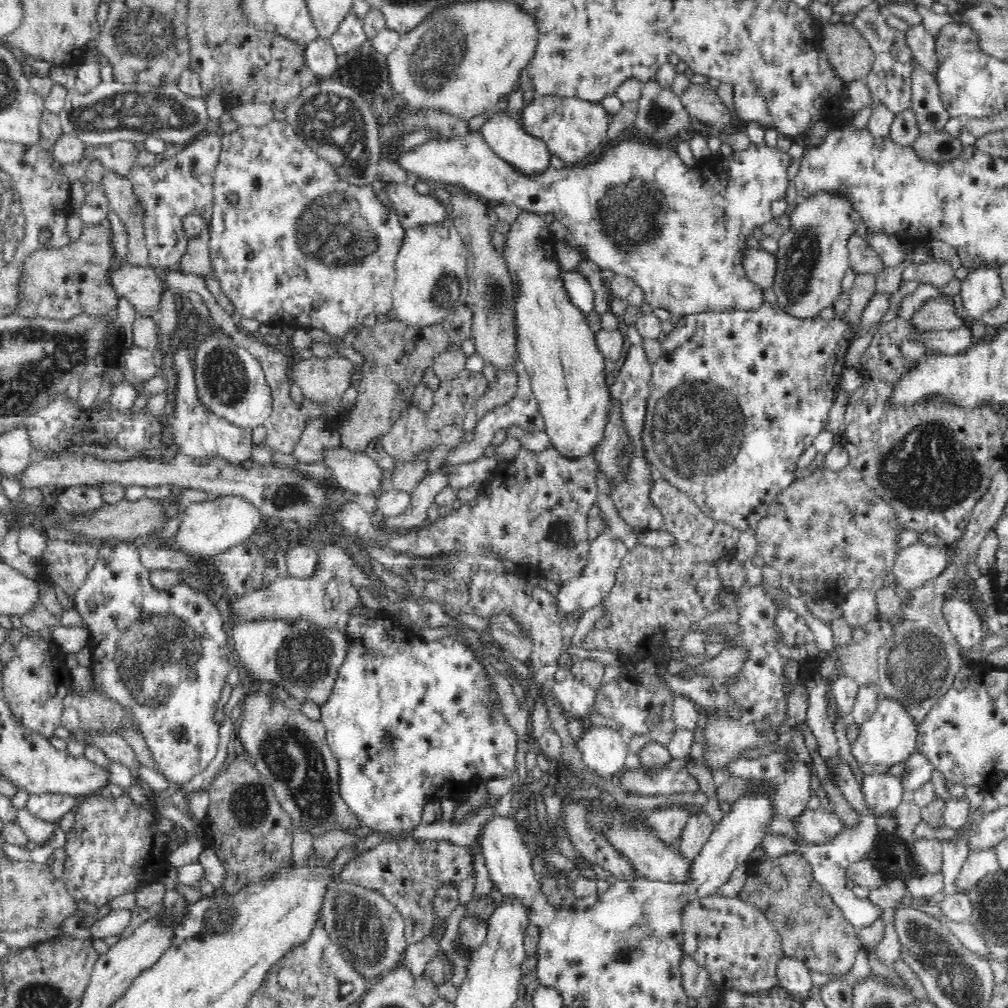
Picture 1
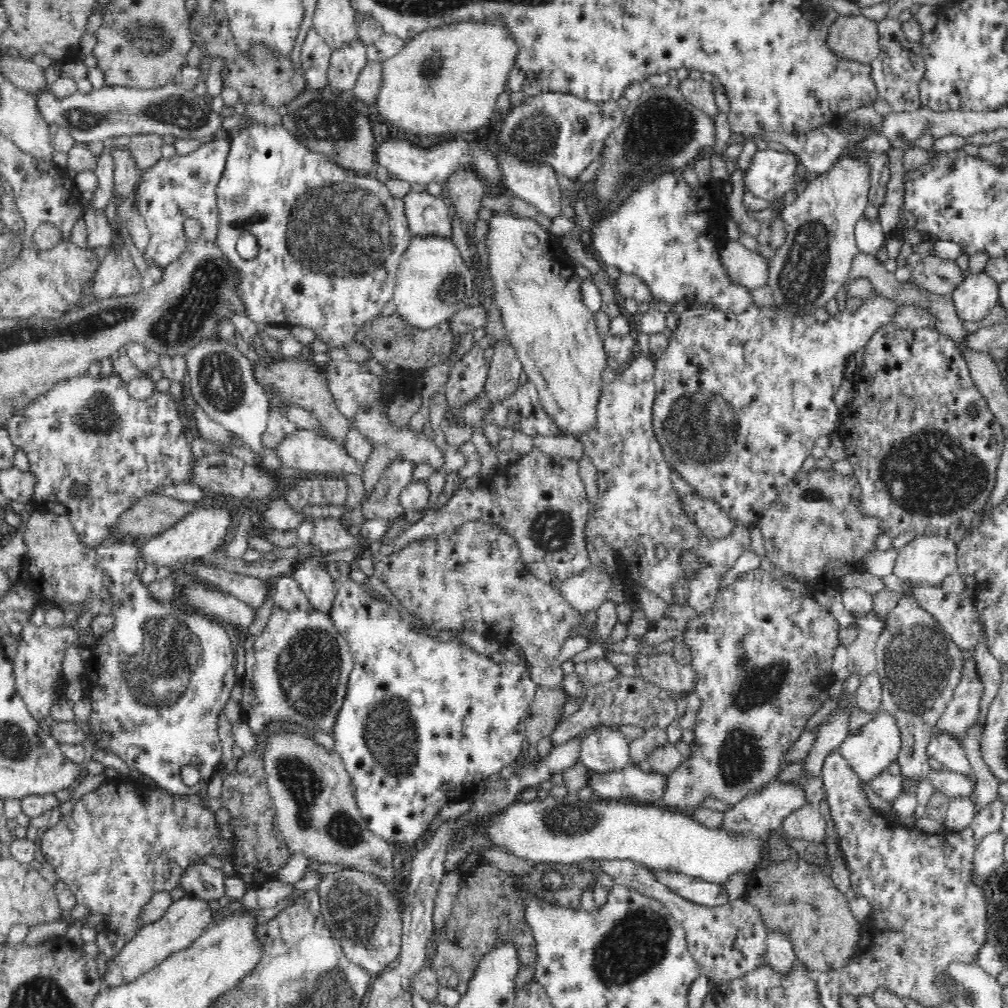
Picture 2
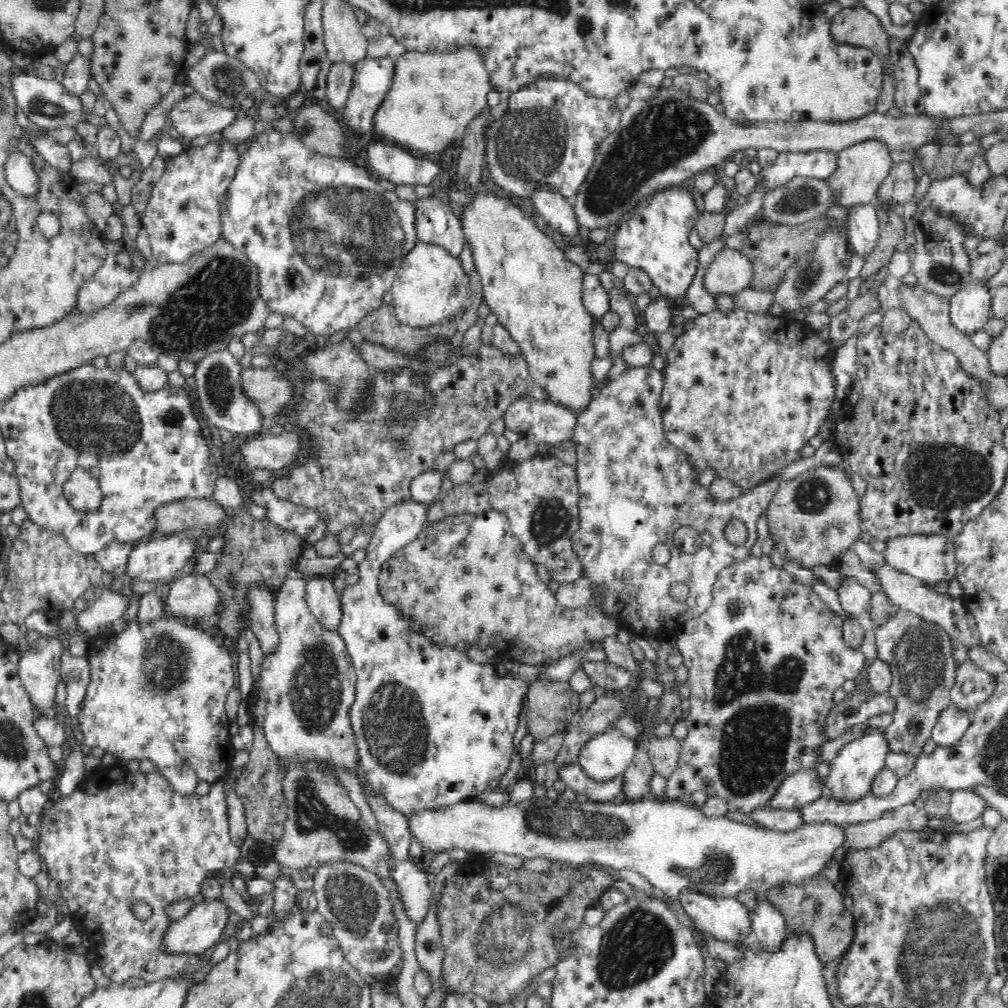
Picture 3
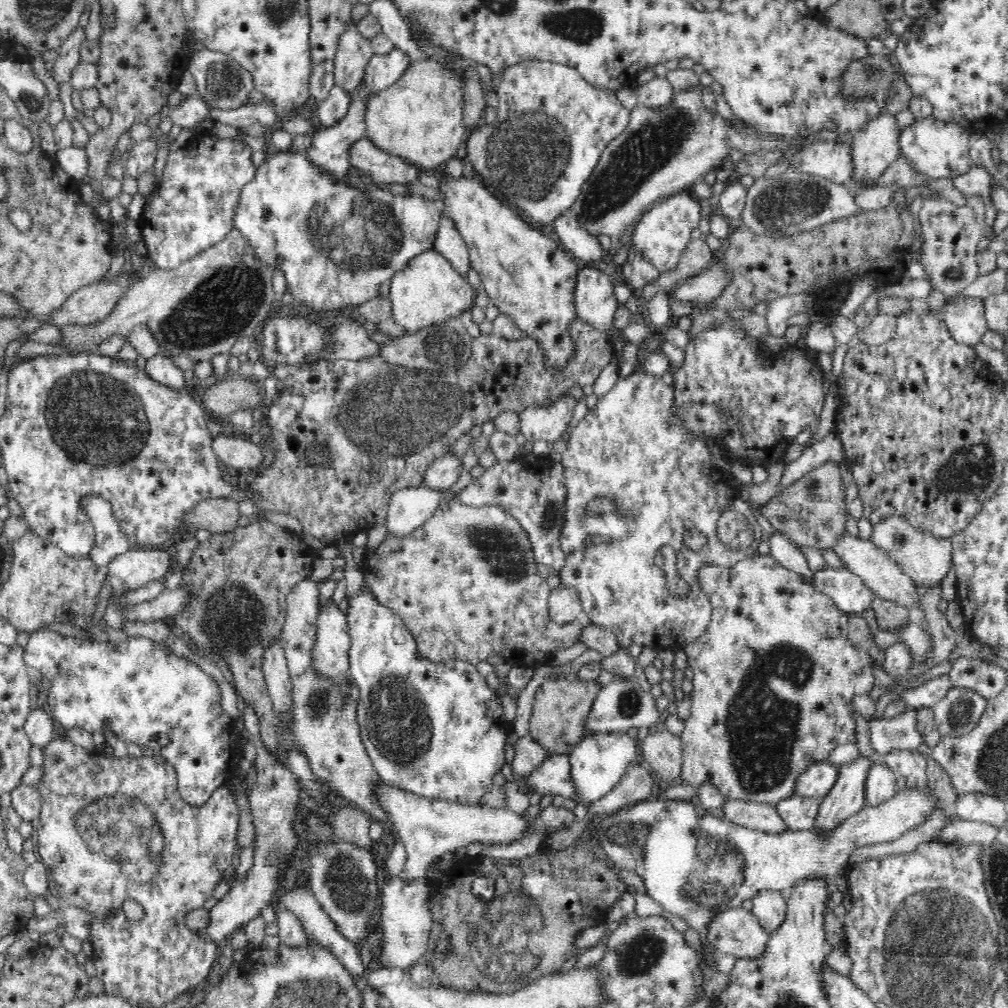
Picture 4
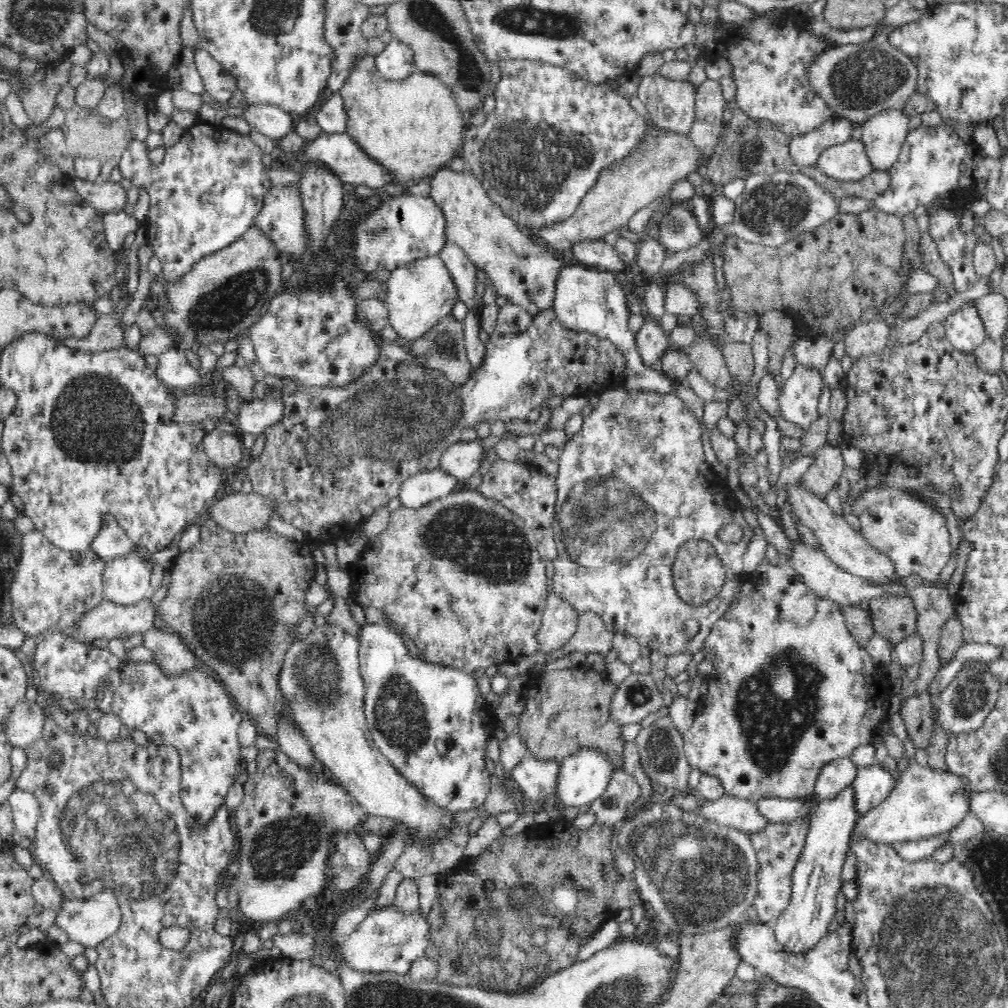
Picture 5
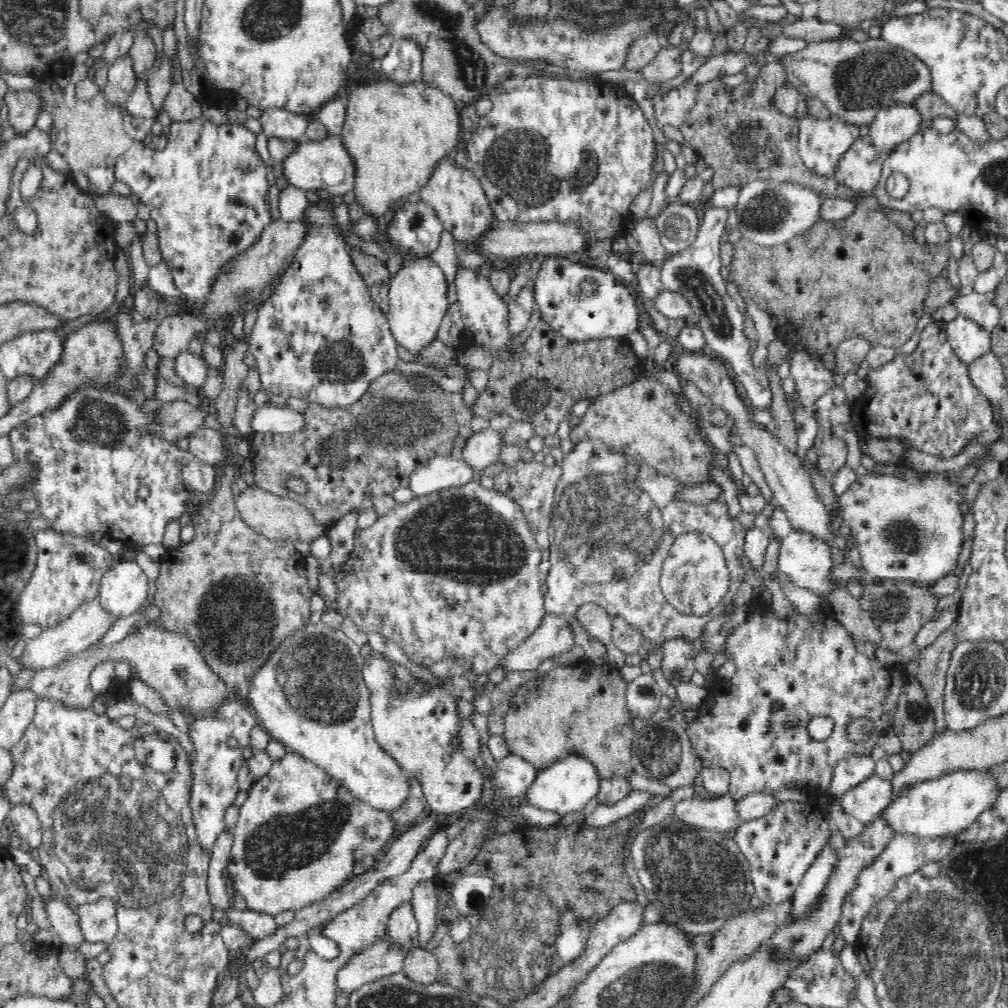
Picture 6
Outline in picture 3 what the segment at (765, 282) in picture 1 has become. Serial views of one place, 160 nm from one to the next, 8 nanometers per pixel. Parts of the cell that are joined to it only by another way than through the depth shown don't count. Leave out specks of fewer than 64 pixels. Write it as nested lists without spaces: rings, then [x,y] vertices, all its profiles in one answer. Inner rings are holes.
[[[724,247],[709,264],[704,274],[704,285],[712,296],[716,293],[738,293],[751,287],[756,266],[757,263],[742,250]]]

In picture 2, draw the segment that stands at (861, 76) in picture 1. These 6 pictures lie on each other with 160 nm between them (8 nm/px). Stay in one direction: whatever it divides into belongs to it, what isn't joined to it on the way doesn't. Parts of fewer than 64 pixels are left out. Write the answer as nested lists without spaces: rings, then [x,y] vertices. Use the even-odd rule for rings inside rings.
[[[862,14],[840,15],[828,29],[826,45],[838,59],[871,65],[880,51],[878,23]]]

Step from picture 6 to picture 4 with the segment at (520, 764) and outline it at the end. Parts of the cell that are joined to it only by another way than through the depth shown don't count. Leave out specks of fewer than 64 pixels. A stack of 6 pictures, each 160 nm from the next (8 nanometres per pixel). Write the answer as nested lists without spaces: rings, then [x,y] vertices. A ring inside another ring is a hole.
[[[552,755],[542,762],[540,768],[520,779],[524,782],[527,792],[535,793],[541,799],[544,796],[576,799],[579,792],[576,781],[572,779],[568,756]]]

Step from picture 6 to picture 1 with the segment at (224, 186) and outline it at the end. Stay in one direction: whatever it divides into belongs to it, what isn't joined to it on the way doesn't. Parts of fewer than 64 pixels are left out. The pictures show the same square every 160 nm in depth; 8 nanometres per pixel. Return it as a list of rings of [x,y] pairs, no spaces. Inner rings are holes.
[[[204,130],[193,136],[189,142],[178,146],[176,155],[163,159],[156,168],[138,166],[134,169],[130,181],[144,211],[142,221],[147,264],[153,269],[163,272],[175,268],[176,263],[184,256],[188,241],[184,230],[186,216],[201,216],[209,224],[214,172],[220,151],[220,133]]]

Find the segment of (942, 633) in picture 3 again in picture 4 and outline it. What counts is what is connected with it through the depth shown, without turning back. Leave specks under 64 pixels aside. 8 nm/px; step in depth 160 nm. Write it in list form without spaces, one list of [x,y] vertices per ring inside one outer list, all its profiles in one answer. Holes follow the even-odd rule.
[[[916,615],[895,629],[880,630],[872,639],[882,650],[895,645],[904,645],[912,657],[911,668],[918,664],[924,664],[926,658],[932,654],[934,647],[932,633]],[[909,708],[895,718],[874,718],[869,721],[871,747],[883,756],[896,750],[914,750],[923,743],[916,729],[917,709]]]

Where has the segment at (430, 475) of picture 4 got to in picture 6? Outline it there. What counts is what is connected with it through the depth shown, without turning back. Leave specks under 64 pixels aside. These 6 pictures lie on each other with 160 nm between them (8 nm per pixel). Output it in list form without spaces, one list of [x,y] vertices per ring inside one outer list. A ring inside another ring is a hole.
[[[492,428],[484,429],[468,437],[460,458],[480,475],[484,468],[498,460],[502,450],[502,433]]]

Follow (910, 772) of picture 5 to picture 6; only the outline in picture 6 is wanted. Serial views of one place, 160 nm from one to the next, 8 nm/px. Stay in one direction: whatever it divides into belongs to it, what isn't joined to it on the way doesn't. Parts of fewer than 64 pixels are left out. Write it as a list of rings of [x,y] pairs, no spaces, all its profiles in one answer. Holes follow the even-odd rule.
[[[980,769],[944,773],[941,777],[928,777],[904,785],[878,817],[894,835],[909,834],[920,838],[958,836],[989,808],[999,790],[993,778]]]

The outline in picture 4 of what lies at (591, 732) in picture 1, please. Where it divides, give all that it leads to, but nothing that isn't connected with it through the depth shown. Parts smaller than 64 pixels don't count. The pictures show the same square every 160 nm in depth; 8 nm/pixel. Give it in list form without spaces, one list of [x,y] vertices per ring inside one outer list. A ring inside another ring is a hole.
[[[627,731],[595,733],[591,737],[584,737],[569,756],[572,779],[579,789],[576,799],[590,804],[606,796],[624,776],[630,762],[639,758],[640,751],[636,744],[637,741],[631,739]]]

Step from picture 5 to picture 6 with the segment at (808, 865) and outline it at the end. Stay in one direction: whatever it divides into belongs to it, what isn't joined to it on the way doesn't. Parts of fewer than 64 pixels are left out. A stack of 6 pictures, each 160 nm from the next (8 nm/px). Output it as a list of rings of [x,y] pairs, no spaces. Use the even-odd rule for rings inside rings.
[[[830,838],[826,839],[825,845],[818,851],[791,896],[792,910],[787,922],[804,920],[804,916],[817,912],[824,890],[828,888],[830,876],[838,870],[838,860],[838,850],[832,846]]]

